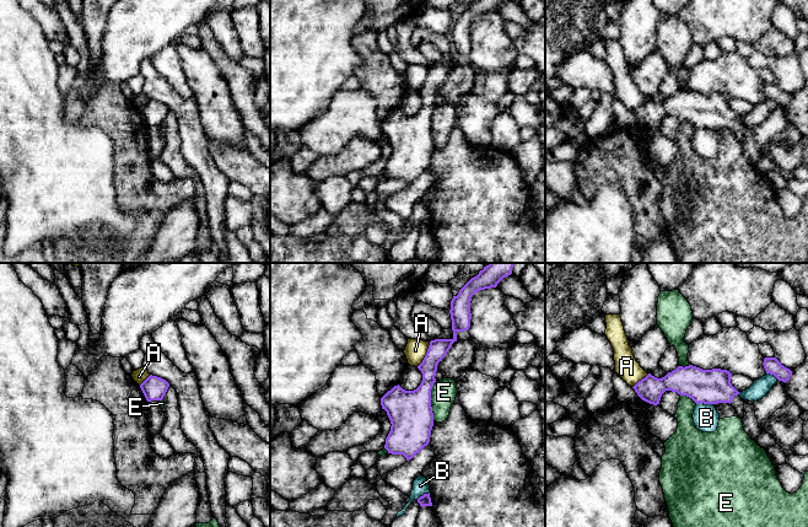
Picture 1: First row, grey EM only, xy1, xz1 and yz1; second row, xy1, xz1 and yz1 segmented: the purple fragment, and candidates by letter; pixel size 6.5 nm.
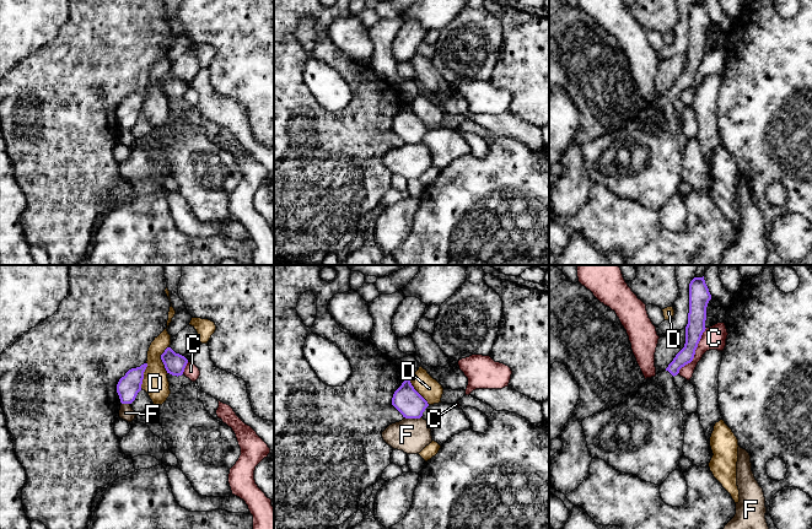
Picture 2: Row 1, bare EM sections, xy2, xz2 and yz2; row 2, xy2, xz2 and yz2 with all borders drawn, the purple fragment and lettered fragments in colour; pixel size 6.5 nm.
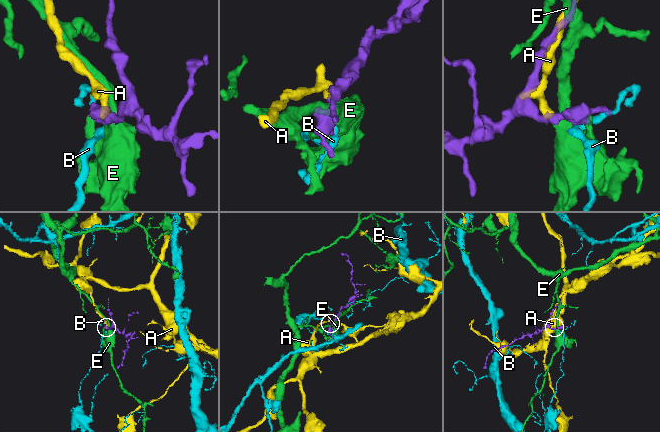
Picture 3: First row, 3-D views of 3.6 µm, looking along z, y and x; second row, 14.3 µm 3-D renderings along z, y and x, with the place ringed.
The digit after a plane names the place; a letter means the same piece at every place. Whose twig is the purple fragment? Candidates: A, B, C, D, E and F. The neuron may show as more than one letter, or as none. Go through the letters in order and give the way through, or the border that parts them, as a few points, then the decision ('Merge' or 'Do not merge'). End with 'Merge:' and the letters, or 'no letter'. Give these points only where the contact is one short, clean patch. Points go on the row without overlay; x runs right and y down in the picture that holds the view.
A: Boundary: xz1 (430, 66), (424, 84), (416, 91). Do not merge
B: Do not merge
C: Boundary: yz2 (706, 53), (694, 82), (677, 98). Do not merge
D: Boundary: xy2 (168, 71), (161, 80), (161, 86), (167, 98). Do not merge
E: Do not merge
F: Boundary: xz2 (404, 141), (420, 142). Do not merge
Merge: no letter

